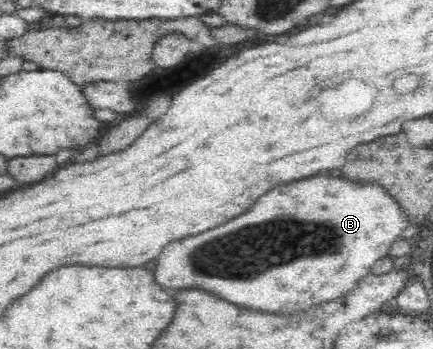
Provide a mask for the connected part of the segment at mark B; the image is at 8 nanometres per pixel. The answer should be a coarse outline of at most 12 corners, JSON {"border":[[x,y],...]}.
{"border":[[320,173],[170,243],[156,279],[266,315],[334,302],[408,227]]}

